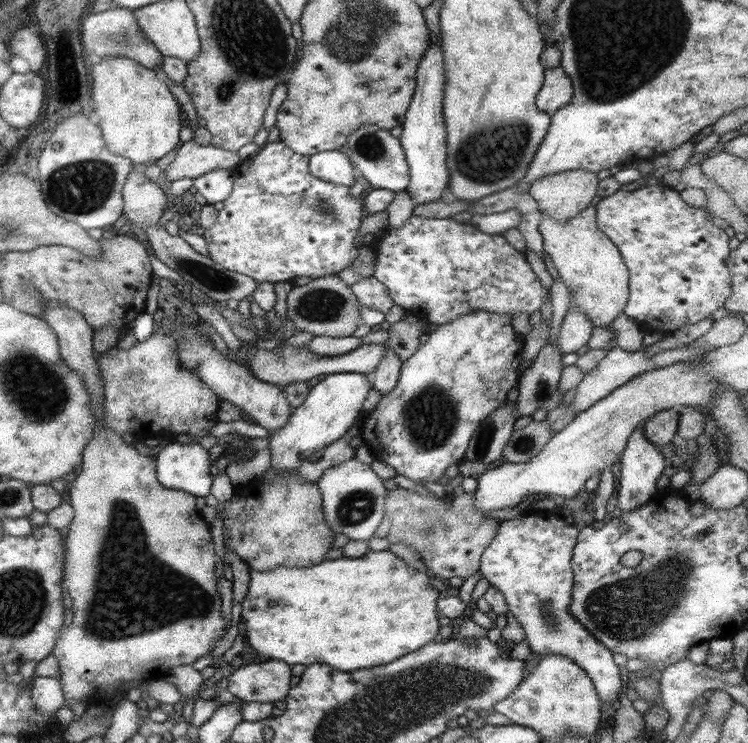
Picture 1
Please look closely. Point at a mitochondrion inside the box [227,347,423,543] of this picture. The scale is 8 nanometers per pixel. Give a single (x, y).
(354, 509)

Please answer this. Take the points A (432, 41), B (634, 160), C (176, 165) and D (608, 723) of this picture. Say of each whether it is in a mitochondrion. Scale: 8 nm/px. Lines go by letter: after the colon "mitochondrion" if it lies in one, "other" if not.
A: other
B: other
C: other
D: other

